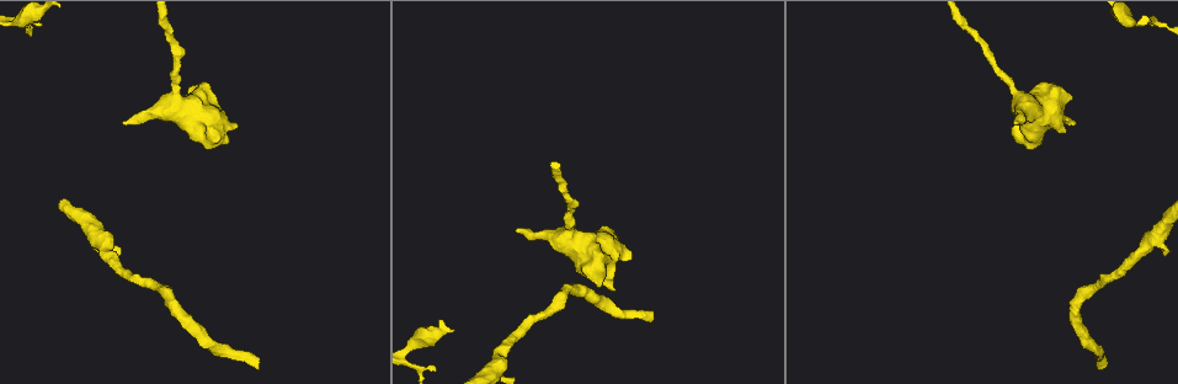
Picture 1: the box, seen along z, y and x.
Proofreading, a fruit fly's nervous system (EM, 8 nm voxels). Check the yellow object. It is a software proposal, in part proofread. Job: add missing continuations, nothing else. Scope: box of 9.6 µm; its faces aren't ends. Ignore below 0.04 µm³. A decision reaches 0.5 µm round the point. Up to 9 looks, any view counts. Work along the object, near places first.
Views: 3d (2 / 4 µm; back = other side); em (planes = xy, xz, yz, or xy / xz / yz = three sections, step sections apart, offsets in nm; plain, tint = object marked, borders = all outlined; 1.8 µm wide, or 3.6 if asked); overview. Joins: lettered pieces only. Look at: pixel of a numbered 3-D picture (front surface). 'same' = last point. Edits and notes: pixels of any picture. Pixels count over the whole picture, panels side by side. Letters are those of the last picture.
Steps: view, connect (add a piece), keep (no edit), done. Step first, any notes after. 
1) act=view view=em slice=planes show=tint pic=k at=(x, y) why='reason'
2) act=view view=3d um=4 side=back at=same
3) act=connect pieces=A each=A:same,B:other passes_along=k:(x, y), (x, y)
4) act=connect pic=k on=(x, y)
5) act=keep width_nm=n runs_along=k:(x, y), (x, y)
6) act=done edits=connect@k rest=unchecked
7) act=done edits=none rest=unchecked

act=view view=em slice=planes show=borders pic=1 at=(1098, 367) why='long arm stops here'

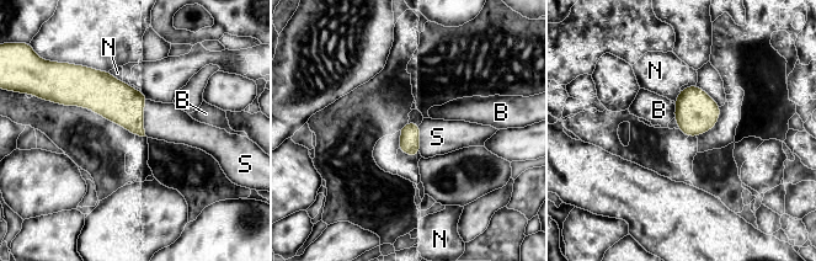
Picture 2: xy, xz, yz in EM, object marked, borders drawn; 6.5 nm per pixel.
act=connect pieces=S each=B:other,N:other,S:same found='the neuron continues'

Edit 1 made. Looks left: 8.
act=view view=overview why='redraw'

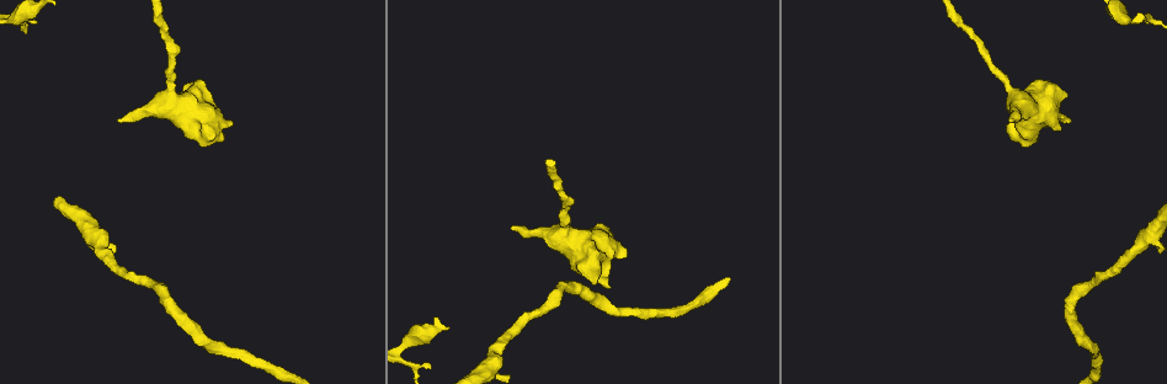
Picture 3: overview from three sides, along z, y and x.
act=view view=em um=3.6 slice=xy step=8 show=tint pic=3 at=(230, 123) why='stops while still wide'

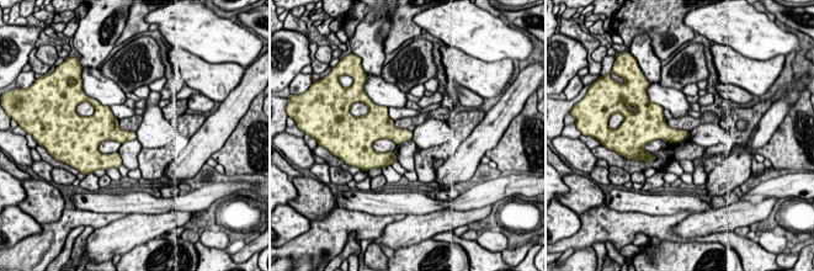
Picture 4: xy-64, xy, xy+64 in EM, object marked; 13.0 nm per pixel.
act=view view=em um=3.6 slice=planes show=borders at=same why='another direction'

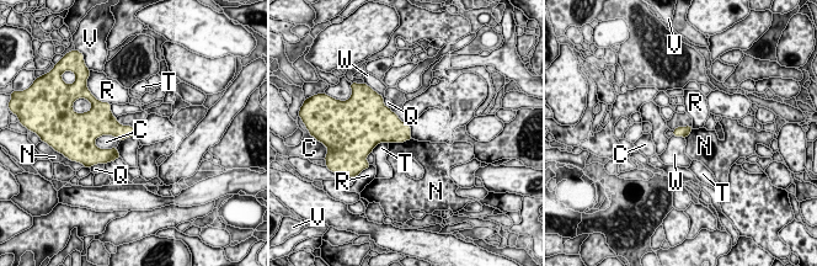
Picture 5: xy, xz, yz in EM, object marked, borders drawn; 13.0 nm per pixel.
act=keep longest_contact=C:360nm each=C:other,N:other,Q:other,R:other,T:other,V:other,W:other border=5:(134, 134), (119, 142) found='no lettered piece goes on from it'

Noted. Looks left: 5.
act=view view=3d um=4 pic=3 at=(512, 228)

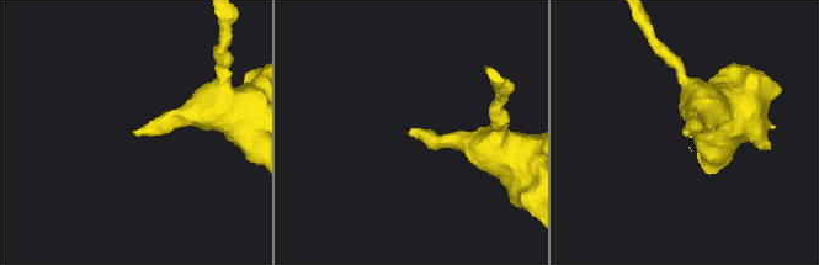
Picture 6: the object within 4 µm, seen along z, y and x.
act=view view=em slice=planes show=plain pic=6 at=(410, 135) why='now the EM'

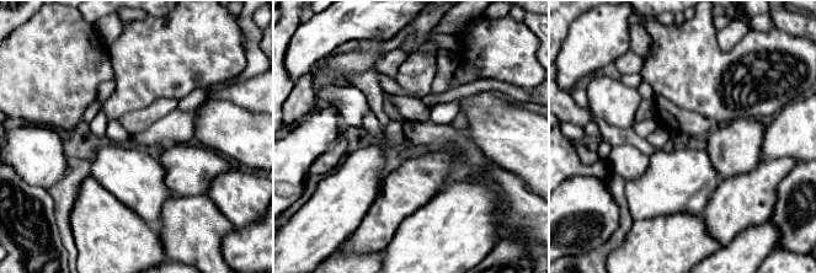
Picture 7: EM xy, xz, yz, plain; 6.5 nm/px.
act=view view=em slice=planes show=borders at=same why='what lies round it'

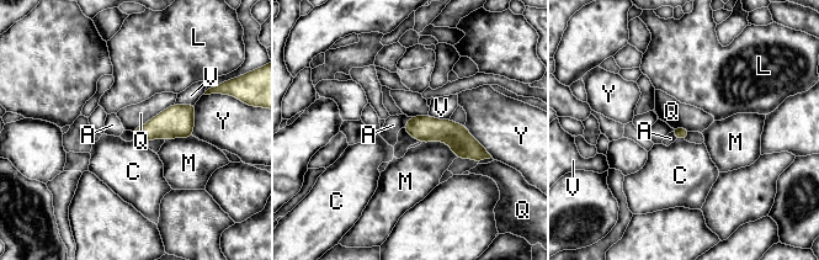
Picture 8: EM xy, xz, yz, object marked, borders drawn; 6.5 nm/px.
act=keep each=A:other,C:other,L:other,M:other,Q:other,V:other,Y:other border=8:(174, 102), (131, 131) found='none of them fits'

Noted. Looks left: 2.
act=done edits=connect@2 rest=unchecked

